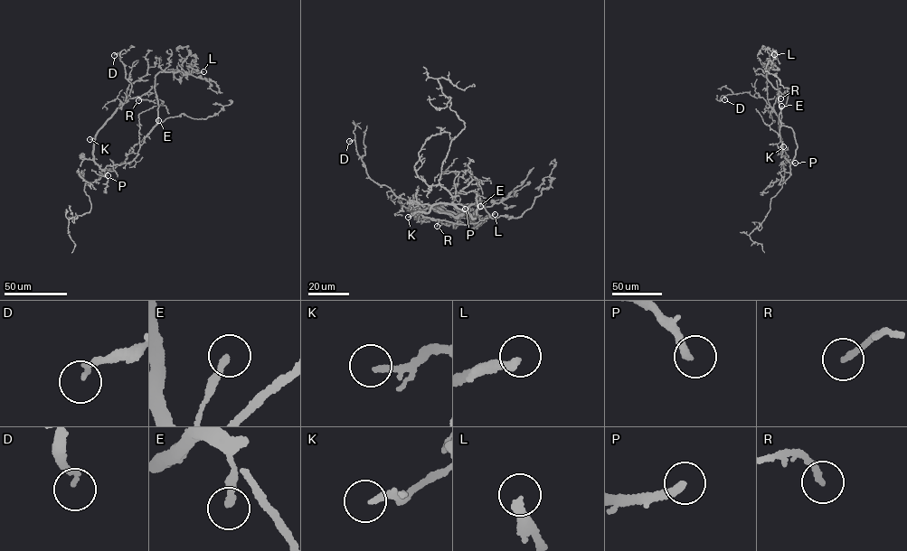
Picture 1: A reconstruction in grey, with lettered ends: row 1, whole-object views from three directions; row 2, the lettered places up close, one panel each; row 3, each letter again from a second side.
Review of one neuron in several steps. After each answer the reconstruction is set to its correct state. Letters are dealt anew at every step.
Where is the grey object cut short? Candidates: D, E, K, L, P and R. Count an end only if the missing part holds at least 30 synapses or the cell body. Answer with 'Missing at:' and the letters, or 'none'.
Missing at: K, L, P

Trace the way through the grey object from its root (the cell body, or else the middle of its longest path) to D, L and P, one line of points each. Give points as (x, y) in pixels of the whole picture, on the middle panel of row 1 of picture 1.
D: (467, 214), (441, 203), (410, 216), (415, 218), (420, 210), (416, 204), (372, 180), (354, 140), (349, 141)
L: (467, 214), (472, 219), (477, 215), (477, 195), (480, 201), (457, 217), (434, 210), (484, 219), (495, 214)
P: (467, 214), (456, 205), (459, 204), (465, 209)

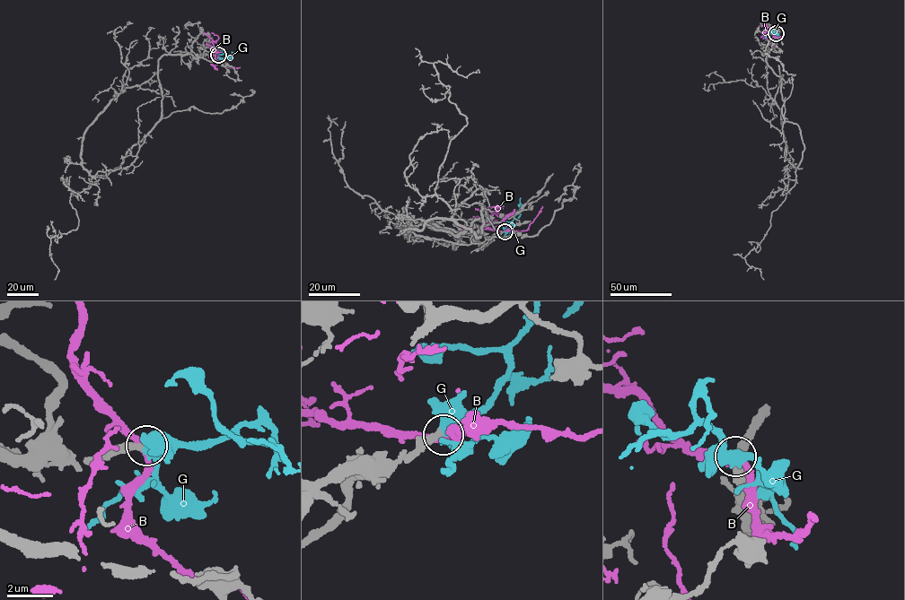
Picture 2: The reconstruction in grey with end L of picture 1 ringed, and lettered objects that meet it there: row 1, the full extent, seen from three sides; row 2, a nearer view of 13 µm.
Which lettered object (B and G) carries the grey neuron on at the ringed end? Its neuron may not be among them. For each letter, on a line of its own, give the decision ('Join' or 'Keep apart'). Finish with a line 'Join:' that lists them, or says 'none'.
B: Keep apart
G: Join
Join: G

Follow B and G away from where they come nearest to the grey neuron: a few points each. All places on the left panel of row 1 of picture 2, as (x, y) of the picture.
B: (217, 55), (214, 49), (215, 54), (212, 59), (216, 53), (213, 50), (220, 47)
G: (217, 54), (226, 55), (230, 60)

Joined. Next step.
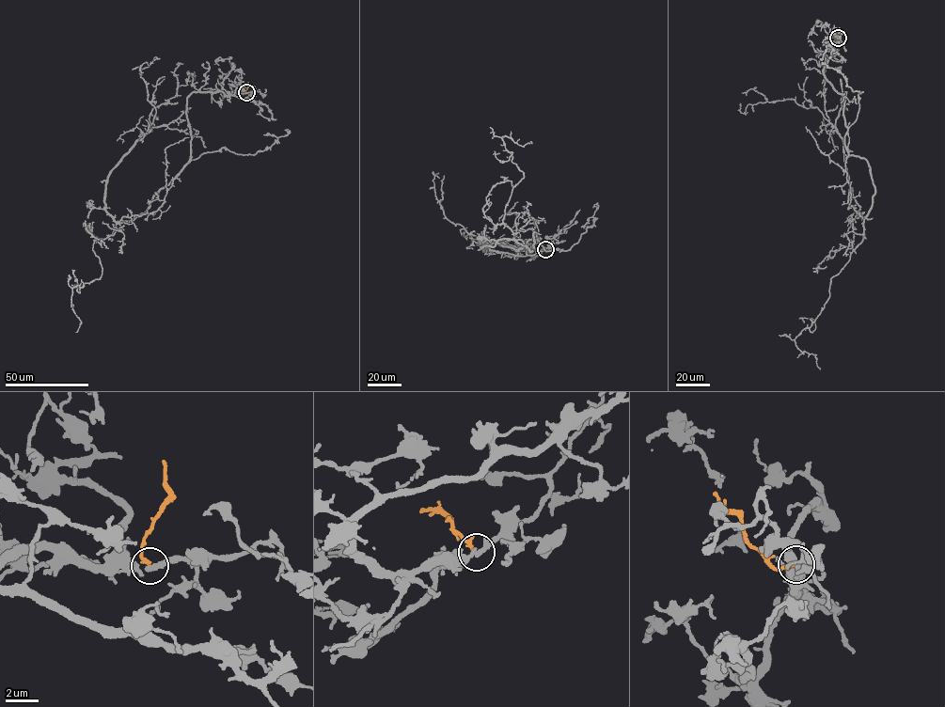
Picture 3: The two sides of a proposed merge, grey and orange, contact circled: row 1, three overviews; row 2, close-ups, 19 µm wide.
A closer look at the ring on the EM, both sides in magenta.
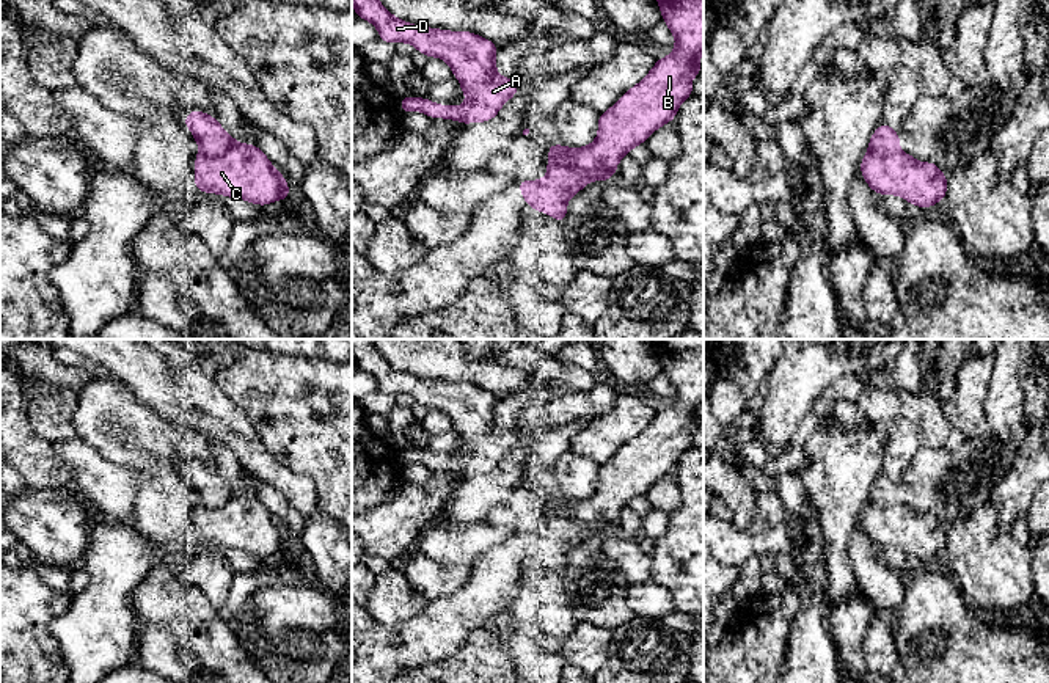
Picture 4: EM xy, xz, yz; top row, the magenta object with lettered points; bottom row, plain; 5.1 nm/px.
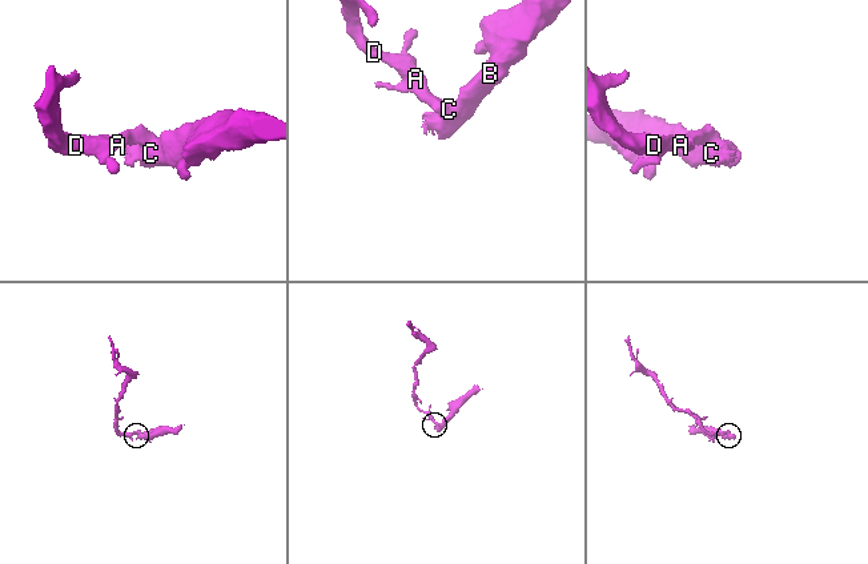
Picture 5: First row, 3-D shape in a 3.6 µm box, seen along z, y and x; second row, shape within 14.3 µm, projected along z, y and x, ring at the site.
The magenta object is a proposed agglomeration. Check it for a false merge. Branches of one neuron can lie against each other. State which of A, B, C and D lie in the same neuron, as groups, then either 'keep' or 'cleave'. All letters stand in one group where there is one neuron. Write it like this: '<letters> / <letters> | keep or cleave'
A D / B C | cleave

